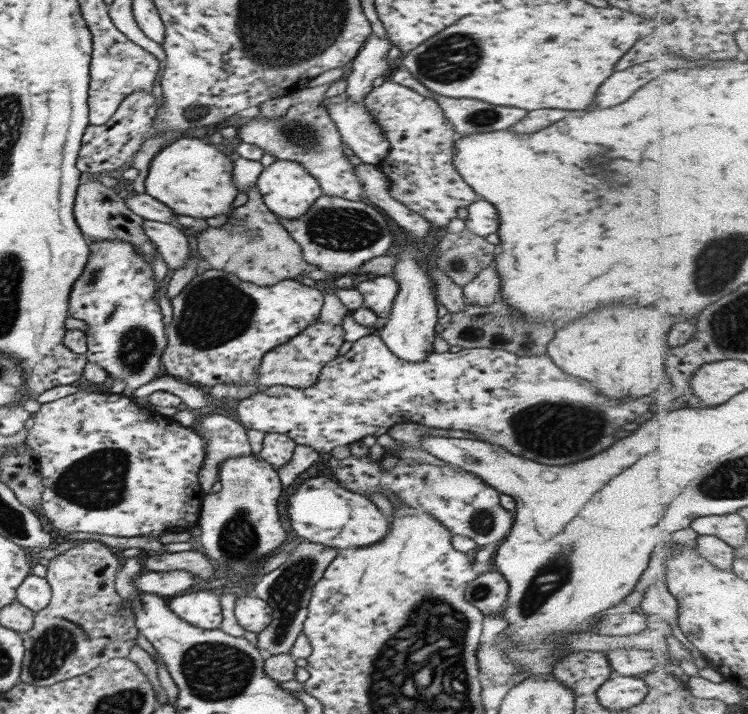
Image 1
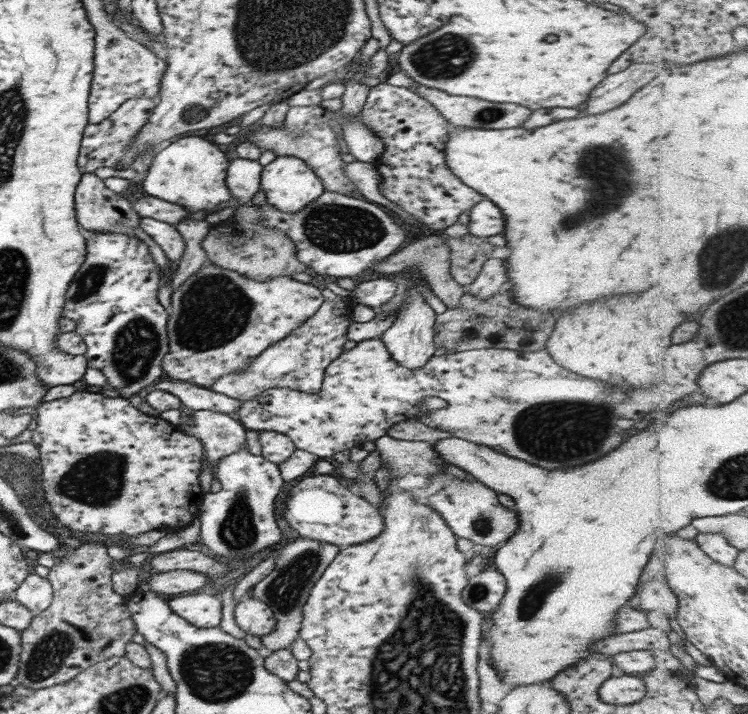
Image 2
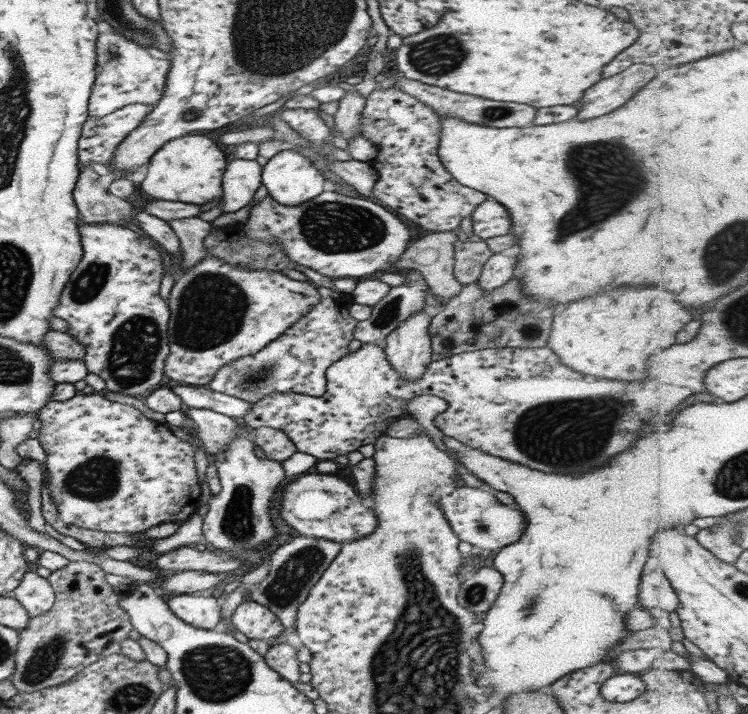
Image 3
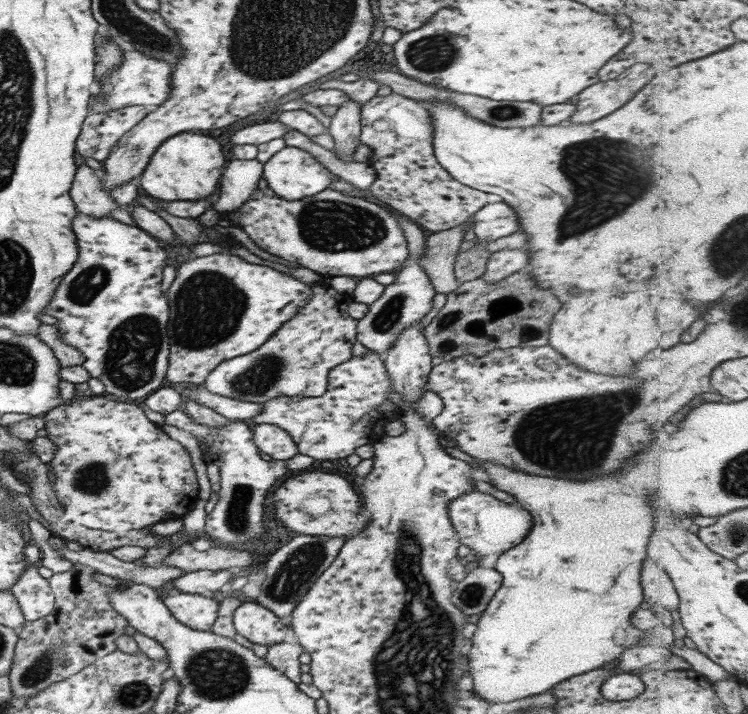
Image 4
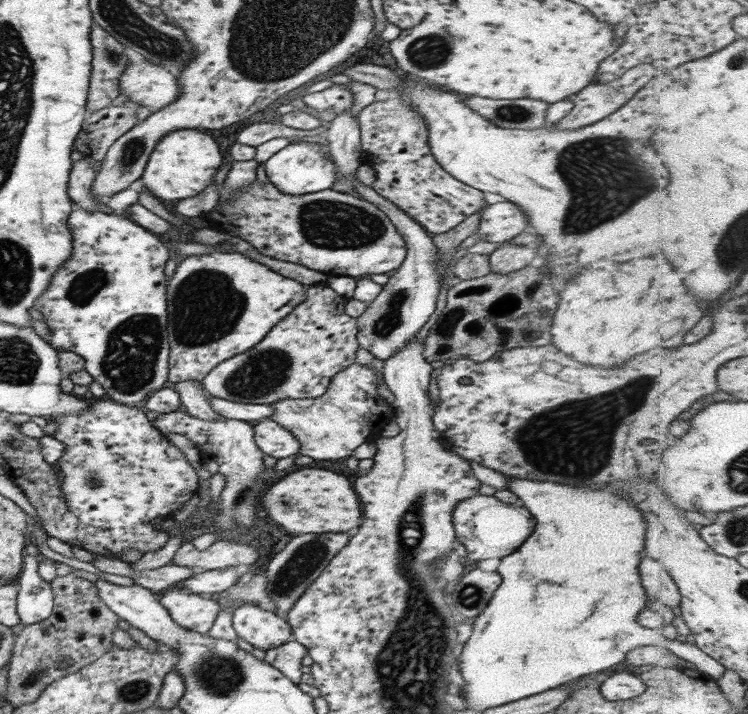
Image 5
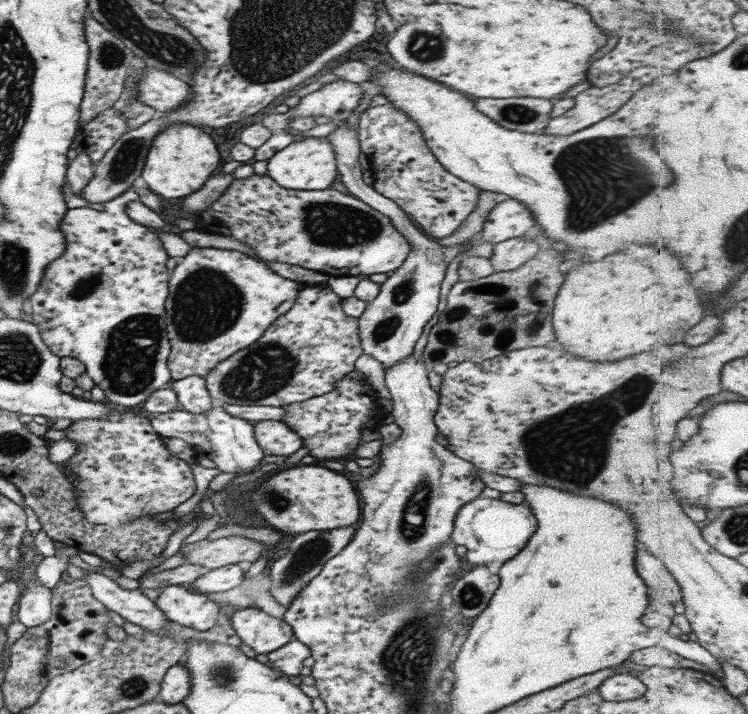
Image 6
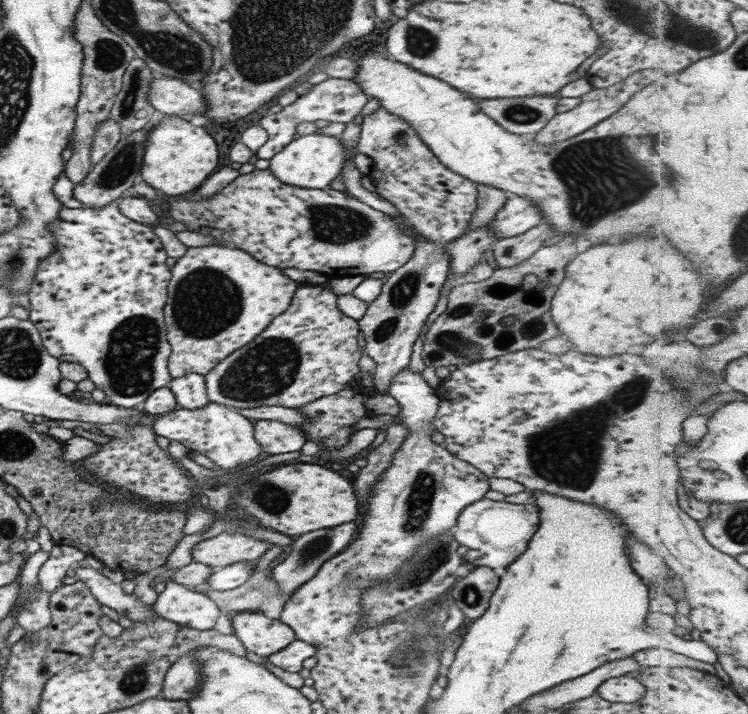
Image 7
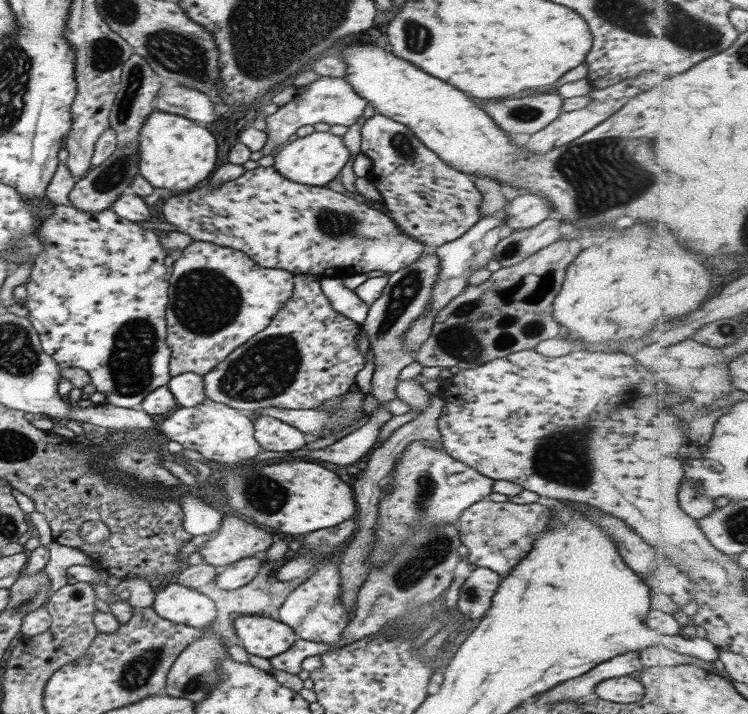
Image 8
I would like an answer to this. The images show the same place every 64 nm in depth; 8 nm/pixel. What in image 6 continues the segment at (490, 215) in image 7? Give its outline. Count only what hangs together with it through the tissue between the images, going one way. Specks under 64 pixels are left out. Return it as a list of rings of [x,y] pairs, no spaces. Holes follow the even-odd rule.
[[[481,190],[479,192],[478,206],[471,212],[471,215],[459,226],[454,234],[443,239],[438,239],[442,246],[463,244],[464,242],[480,235],[483,224],[486,222],[490,211],[499,203],[500,193]]]

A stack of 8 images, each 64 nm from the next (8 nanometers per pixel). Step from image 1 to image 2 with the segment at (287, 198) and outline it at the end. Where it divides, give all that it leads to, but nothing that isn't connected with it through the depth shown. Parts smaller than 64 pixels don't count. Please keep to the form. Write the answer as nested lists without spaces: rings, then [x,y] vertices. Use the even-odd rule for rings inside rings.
[[[275,155],[274,160],[262,169],[261,189],[273,207],[295,213],[316,200],[325,191],[325,186],[322,179],[301,158]]]

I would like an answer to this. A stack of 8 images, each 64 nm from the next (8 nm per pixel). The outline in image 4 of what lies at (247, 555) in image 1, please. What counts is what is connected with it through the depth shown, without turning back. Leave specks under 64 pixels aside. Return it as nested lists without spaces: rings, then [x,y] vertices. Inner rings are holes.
[[[178,409],[164,415],[164,424],[186,430],[198,438],[204,444],[202,450],[212,454],[206,458],[215,460],[220,470],[219,500],[214,510],[206,516],[206,537],[220,546],[241,550],[244,543],[263,536],[266,532],[263,506],[272,492],[270,488],[274,488],[278,478],[288,472],[287,460],[265,461],[253,441],[252,426],[247,422],[230,421],[220,428],[209,427],[192,420],[183,409]]]

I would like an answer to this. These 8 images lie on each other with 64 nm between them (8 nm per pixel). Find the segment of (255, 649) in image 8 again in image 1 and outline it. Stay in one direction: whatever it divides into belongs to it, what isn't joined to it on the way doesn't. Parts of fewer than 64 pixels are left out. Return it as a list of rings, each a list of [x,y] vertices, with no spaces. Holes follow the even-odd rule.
[[[239,593],[235,606],[236,620],[245,630],[258,634],[272,622],[273,609],[261,598]]]

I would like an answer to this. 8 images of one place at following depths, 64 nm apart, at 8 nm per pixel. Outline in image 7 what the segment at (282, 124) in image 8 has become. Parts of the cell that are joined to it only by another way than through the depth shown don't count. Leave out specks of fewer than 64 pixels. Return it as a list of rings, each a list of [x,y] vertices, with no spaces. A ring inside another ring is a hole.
[[[329,77],[327,80],[315,84],[314,88],[304,95],[300,95],[288,106],[278,113],[267,113],[259,120],[260,127],[268,132],[268,141],[264,143],[255,153],[258,158],[271,159],[277,152],[288,146],[296,134],[296,127],[300,122],[316,122],[316,120],[328,120],[328,122],[340,122],[347,125],[352,120],[359,120],[360,110],[368,102],[369,96],[362,92],[352,79],[341,79]]]

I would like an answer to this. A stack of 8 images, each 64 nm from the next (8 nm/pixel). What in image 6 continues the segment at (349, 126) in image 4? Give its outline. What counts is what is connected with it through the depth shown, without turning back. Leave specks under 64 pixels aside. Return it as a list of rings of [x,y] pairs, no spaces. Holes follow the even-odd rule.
[[[346,120],[338,121],[338,130],[327,138],[335,150],[337,169],[340,180],[344,182],[350,195],[364,201],[368,206],[385,214],[391,220],[397,231],[404,235],[410,243],[409,257],[396,271],[388,274],[381,284],[379,295],[369,303],[365,311],[357,318],[359,324],[359,337],[363,348],[363,357],[378,360],[383,368],[388,370],[391,366],[404,360],[413,353],[416,340],[420,338],[424,326],[436,312],[440,300],[440,286],[446,273],[448,264],[470,248],[470,241],[452,246],[442,246],[437,240],[424,233],[392,199],[376,192],[371,185],[363,179],[363,170],[358,157],[361,150],[358,141],[358,132],[348,130]]]

